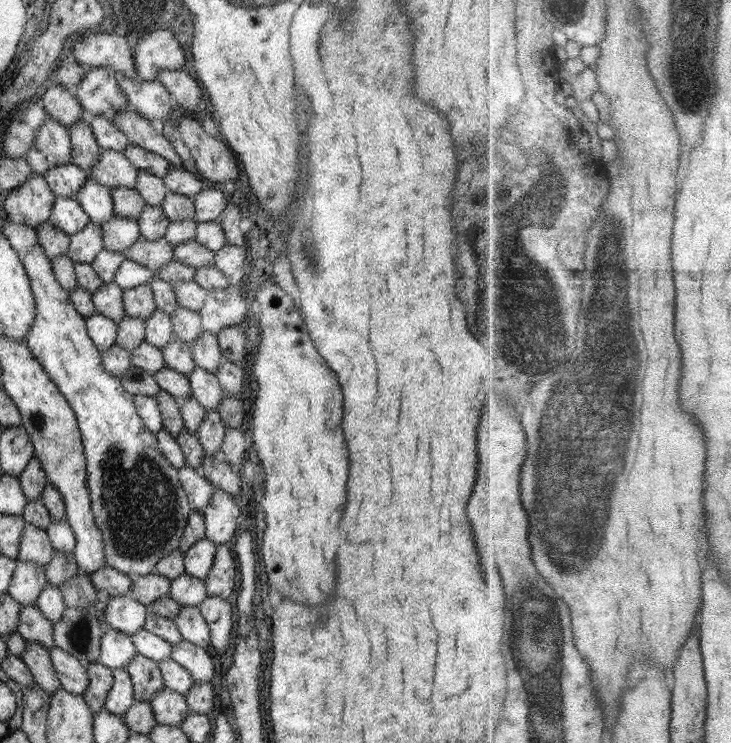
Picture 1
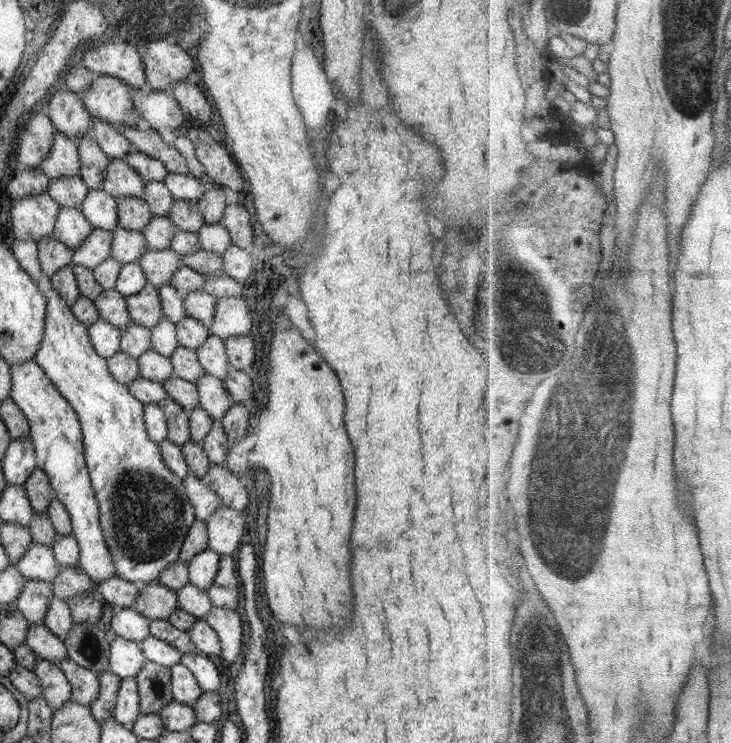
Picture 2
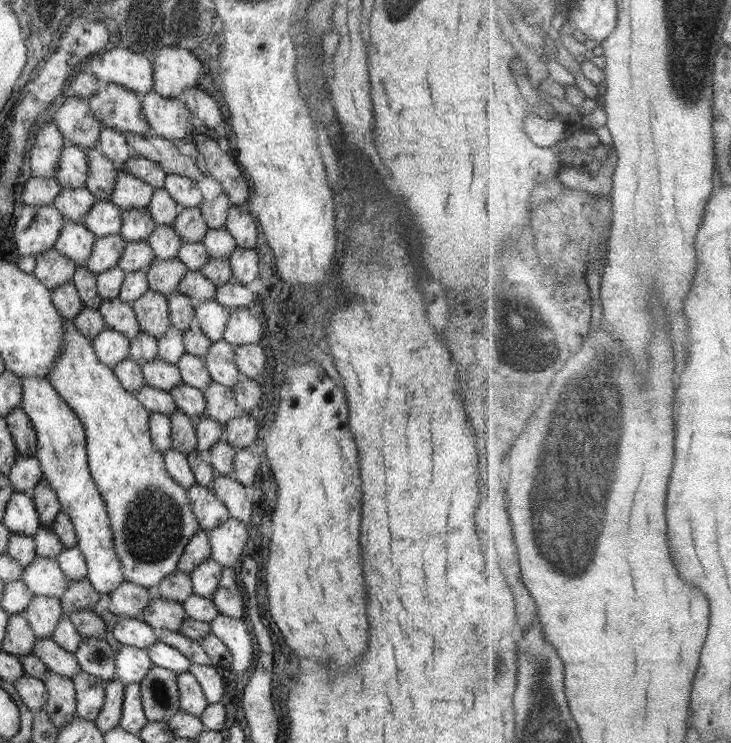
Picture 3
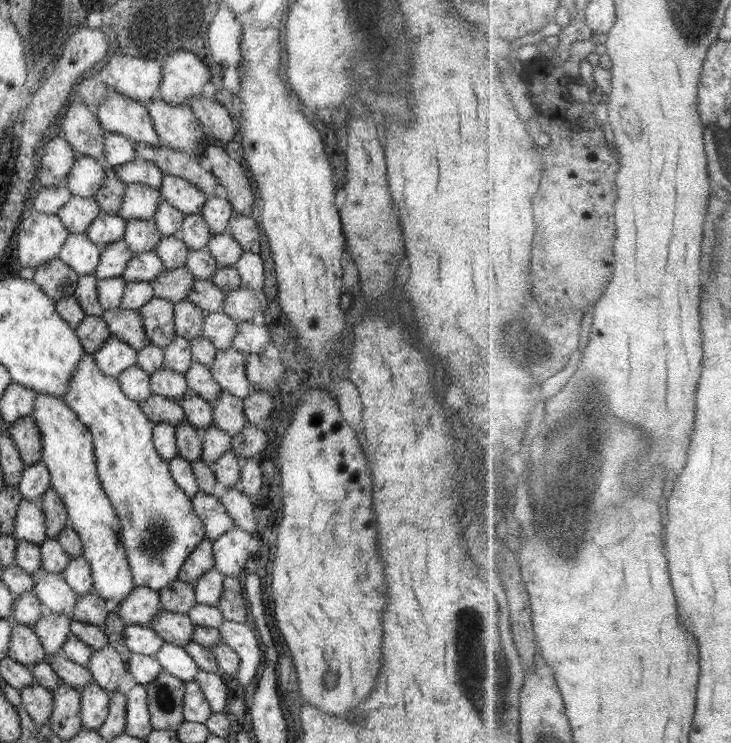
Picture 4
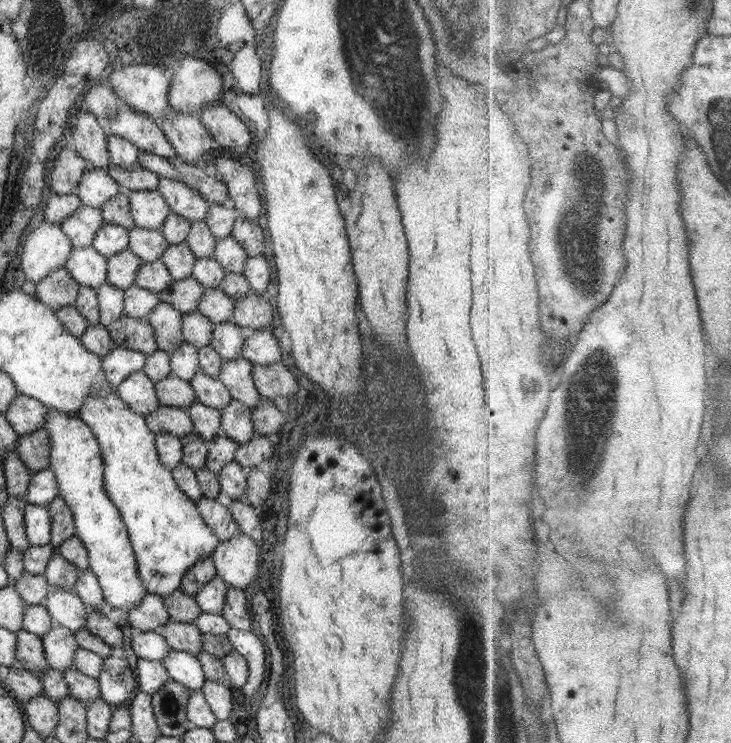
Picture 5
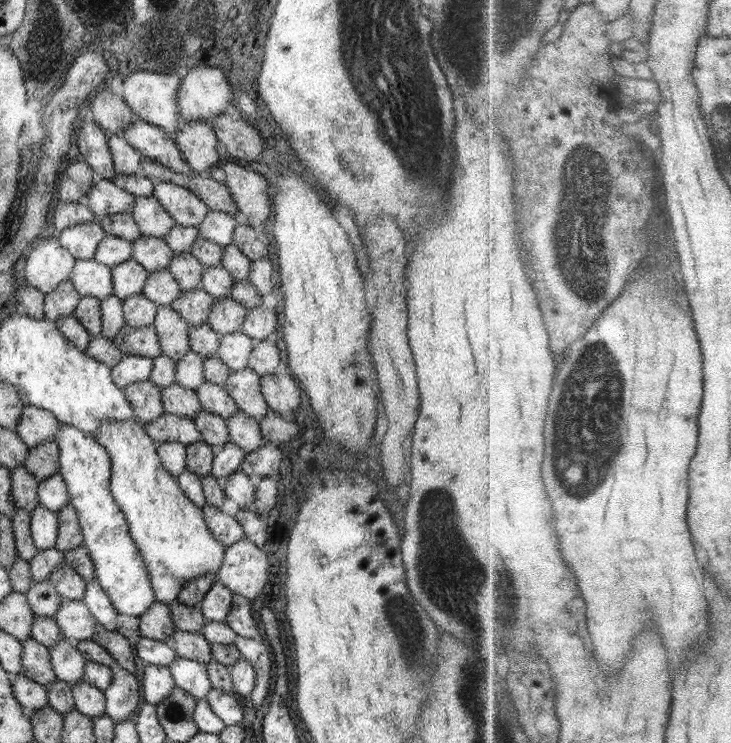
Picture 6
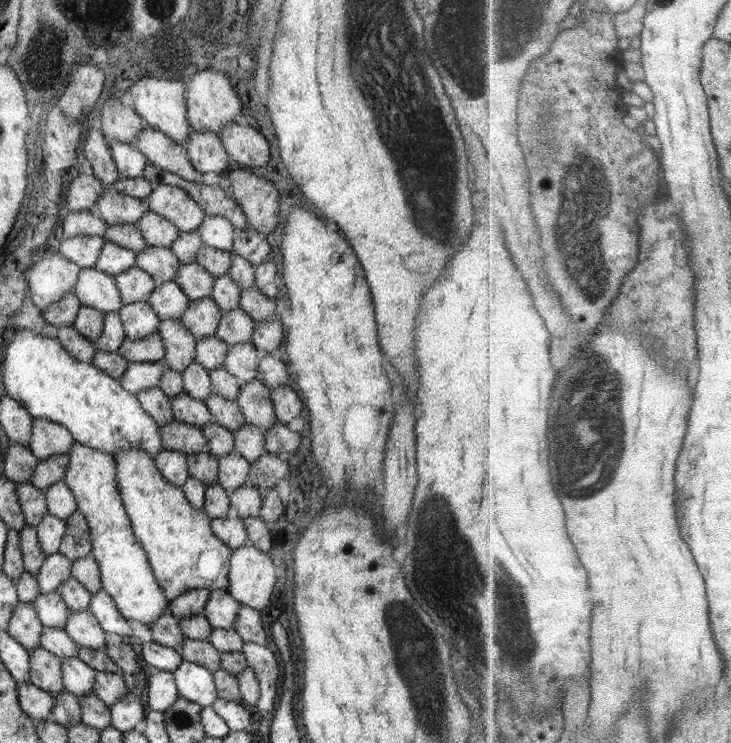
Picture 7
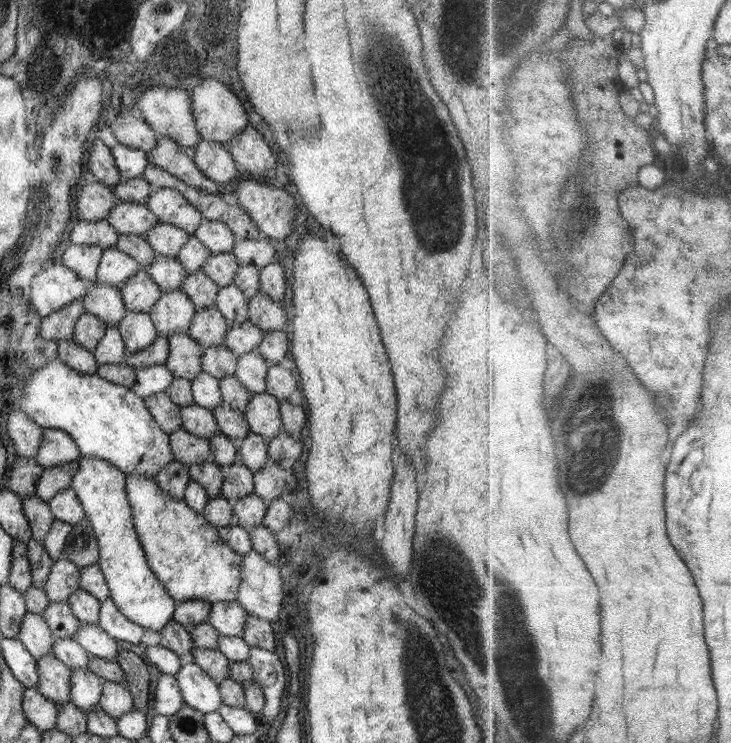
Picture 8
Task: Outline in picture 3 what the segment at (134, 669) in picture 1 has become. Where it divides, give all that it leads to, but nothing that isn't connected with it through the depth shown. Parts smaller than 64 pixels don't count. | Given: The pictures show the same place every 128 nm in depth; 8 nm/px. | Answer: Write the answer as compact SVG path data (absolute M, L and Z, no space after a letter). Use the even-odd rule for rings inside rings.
M152 665L140 681L142 706L148 721L166 721L180 711L178 675L167 668Z

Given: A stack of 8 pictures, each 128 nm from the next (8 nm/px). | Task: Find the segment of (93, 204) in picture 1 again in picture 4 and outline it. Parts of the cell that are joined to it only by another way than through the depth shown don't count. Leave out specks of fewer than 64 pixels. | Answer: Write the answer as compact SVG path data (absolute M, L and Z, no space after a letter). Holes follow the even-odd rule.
M100 209L98 217L86 229L88 239L100 248L124 238L126 219L120 215L108 214Z

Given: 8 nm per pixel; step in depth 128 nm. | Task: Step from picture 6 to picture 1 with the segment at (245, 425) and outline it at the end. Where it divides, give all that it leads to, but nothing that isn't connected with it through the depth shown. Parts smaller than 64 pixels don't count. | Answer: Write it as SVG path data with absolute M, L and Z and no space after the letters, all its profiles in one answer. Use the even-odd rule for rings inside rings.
M194 367L194 371L187 376L192 388L191 396L194 397L206 410L216 409L226 396L226 392L220 386L220 382L215 374L204 370L203 368Z

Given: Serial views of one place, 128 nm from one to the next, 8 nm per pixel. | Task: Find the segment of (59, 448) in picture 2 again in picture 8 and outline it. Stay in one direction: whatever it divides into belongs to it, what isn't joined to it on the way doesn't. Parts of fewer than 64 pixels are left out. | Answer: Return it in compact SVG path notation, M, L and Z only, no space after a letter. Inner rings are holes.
M81 457L77 462L78 471L71 481L71 489L76 493L85 518L92 525L94 536L98 540L98 566L106 579L110 599L134 624L154 632L164 630L174 616L176 601L166 593L165 587L146 560L146 553L138 538L130 502L126 496L126 475L106 460Z

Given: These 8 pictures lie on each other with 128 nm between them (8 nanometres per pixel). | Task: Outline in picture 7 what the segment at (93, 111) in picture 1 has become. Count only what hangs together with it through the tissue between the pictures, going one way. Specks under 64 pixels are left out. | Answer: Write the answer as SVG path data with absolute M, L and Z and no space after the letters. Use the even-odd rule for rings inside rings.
M148 126L136 137L134 146L144 154L147 164L153 164L190 182L204 182L202 173L190 162L184 145L179 145L166 134Z

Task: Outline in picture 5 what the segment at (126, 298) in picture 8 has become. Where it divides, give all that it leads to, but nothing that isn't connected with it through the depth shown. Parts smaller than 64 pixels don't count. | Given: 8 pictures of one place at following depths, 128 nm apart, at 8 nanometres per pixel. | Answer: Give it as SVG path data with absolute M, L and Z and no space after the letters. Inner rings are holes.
M130 249L111 256L107 262L106 283L118 289L128 289L136 284L137 271L142 264L142 259L139 259Z

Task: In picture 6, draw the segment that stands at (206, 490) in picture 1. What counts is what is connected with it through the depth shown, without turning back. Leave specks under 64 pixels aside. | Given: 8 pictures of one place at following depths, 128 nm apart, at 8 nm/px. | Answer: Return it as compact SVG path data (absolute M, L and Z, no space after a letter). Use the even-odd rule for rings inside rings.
M206 504L201 510L210 532L225 547L245 538L245 532L240 522L237 522L232 516L223 514L221 508Z

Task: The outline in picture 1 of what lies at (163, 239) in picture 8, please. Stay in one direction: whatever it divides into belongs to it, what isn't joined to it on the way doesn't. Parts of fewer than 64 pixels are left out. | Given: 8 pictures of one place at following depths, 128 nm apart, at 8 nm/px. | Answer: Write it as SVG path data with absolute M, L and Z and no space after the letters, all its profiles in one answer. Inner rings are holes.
M102 148L98 163L90 169L88 176L98 181L98 184L112 187L136 188L138 169L124 156L123 151Z

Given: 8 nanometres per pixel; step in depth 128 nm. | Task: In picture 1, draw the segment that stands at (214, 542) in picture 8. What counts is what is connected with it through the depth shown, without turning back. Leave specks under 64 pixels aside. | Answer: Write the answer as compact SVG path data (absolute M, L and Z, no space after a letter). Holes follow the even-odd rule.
M7 218L4 234L18 253L36 300L36 315L30 331L26 333L26 344L69 402L77 418L85 455L91 510L95 524L102 532L105 564L130 576L131 580L138 575L152 574L160 558L179 548L184 527L193 512L177 469L160 453L156 435L144 426L134 404L134 395L126 392L120 379L106 372L102 366L101 351L88 336L85 318L74 308L69 292L60 286L54 276L50 259L38 242L36 229Z

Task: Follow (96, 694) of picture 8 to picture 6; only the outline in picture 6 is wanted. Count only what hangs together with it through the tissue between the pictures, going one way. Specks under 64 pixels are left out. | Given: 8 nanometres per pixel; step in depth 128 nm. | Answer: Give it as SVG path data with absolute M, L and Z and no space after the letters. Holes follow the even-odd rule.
M62 637L56 645L49 648L50 664L58 679L71 685L84 680L85 656L68 640Z

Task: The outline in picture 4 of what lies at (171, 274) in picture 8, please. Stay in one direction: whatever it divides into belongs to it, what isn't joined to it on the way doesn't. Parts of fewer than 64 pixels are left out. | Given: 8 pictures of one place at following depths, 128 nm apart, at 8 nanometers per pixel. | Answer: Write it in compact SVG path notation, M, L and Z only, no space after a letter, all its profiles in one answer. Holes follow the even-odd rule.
M130 219L126 221L123 241L133 253L155 251L156 243L162 239L162 233L152 219Z

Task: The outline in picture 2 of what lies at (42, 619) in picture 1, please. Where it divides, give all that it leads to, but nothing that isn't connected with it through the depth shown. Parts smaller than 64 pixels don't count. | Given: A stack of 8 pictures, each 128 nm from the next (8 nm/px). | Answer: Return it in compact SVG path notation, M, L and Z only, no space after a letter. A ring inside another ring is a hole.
M29 623L25 642L37 657L52 661L60 666L62 659L68 657L66 646L60 637L56 636L45 623Z

